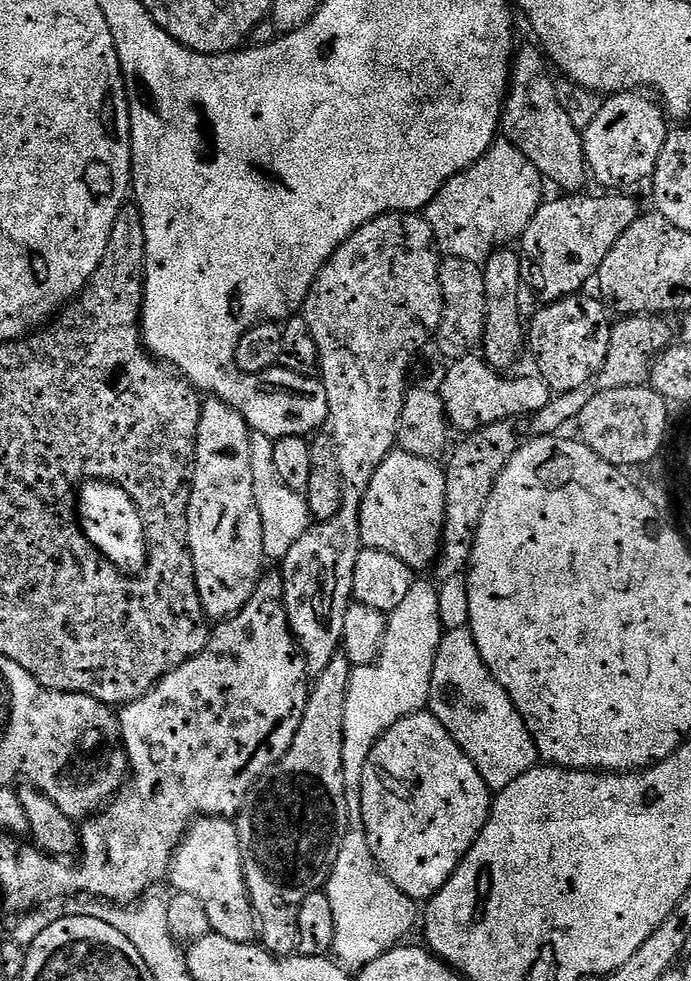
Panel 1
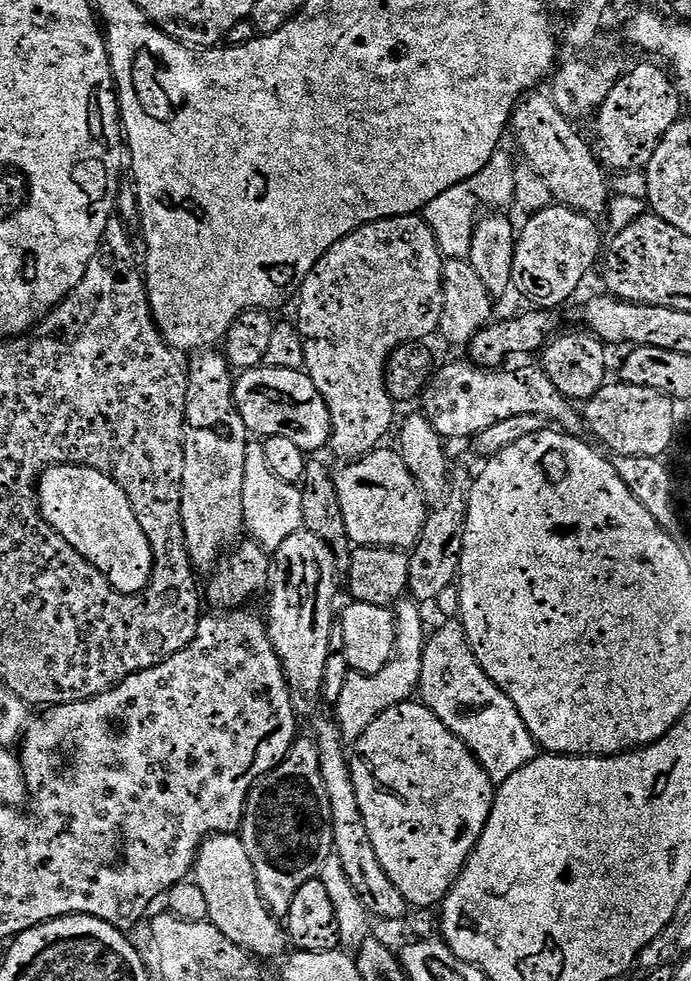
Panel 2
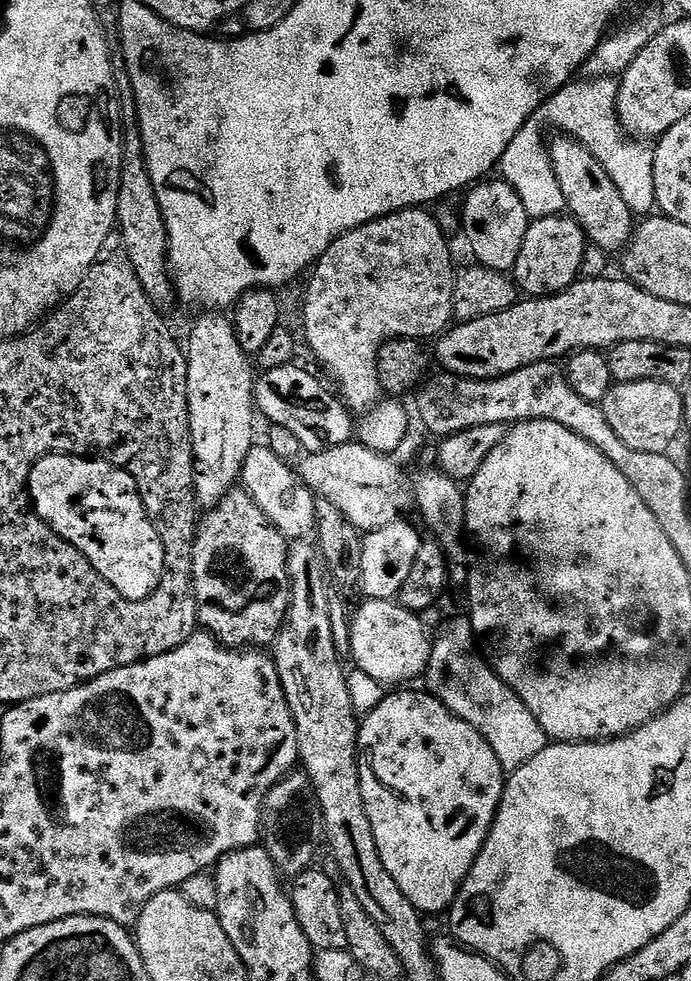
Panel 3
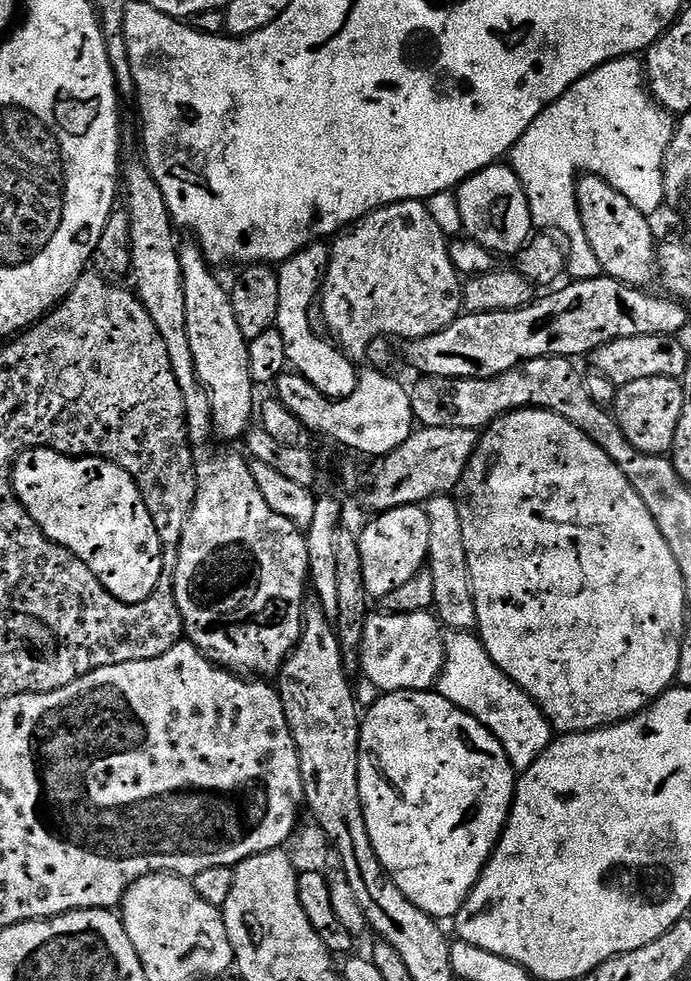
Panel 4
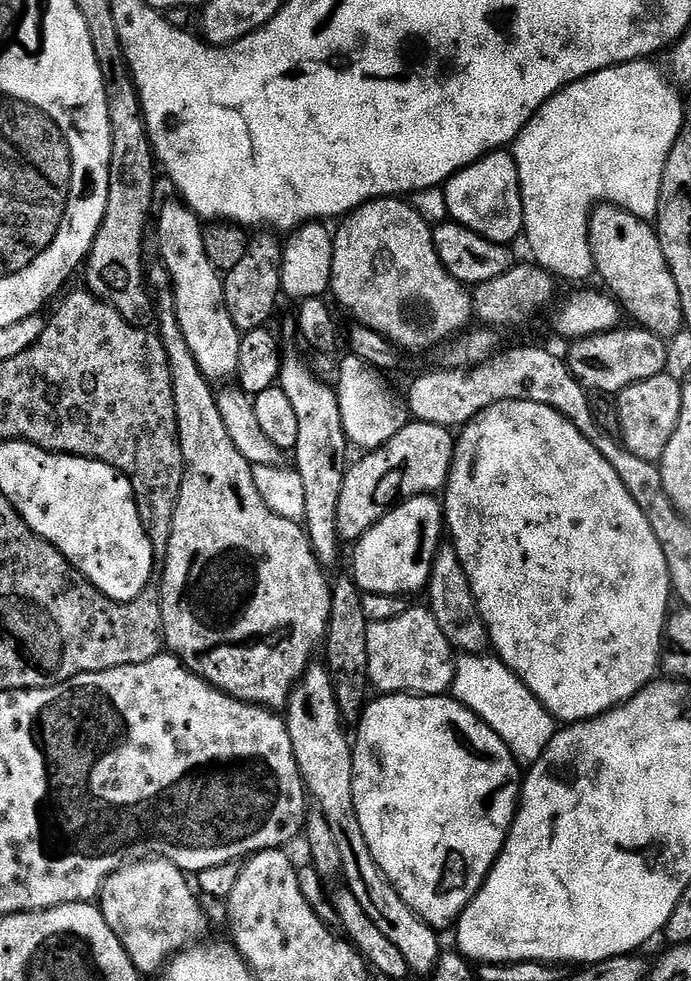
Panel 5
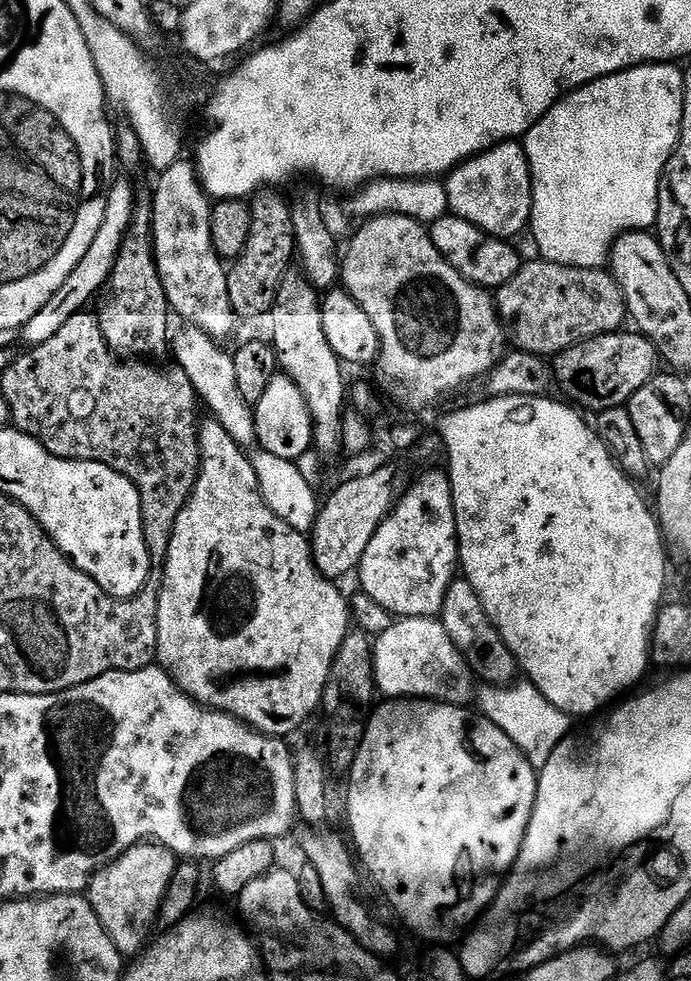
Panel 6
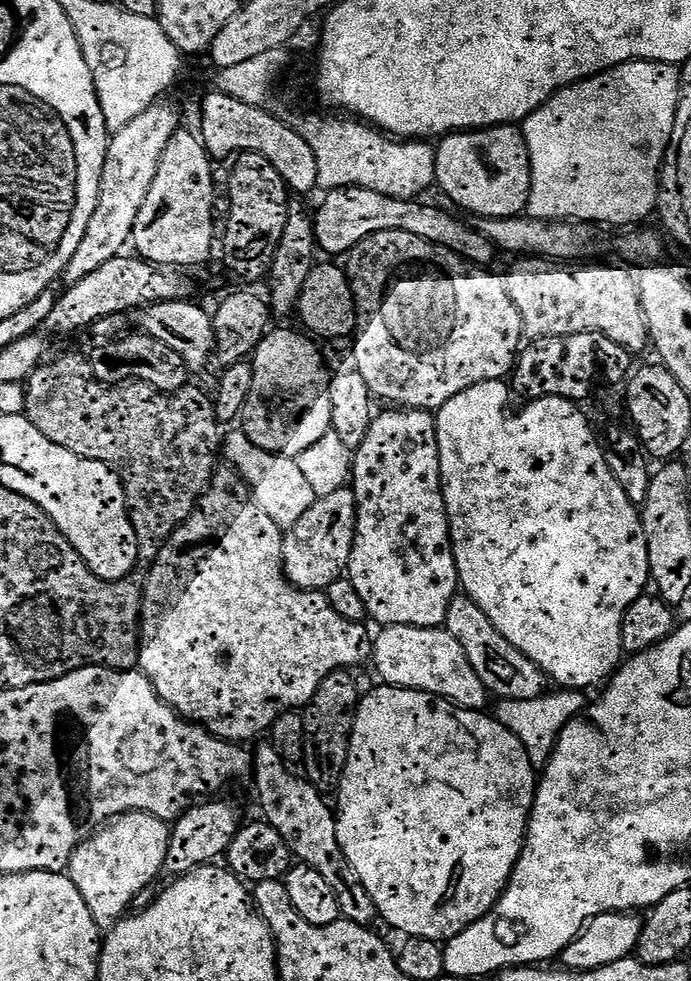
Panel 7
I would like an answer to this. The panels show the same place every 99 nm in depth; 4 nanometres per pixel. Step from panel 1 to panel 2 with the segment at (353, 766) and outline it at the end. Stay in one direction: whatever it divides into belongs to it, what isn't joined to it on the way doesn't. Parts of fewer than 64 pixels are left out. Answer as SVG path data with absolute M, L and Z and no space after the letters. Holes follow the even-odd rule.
M412 598L405 599L395 609L396 654L390 663L382 670L378 670L378 674L367 676L361 672L349 671L348 681L342 686L342 694L334 701L334 708L336 708L334 719L339 724L340 734L345 741L360 740L362 734L366 734L366 726L370 726L370 722L374 722L374 718L378 718L378 714L386 714L386 710L390 710L390 706L405 704L417 695L422 674L422 654L426 643L424 616L420 610L422 610L421 605Z

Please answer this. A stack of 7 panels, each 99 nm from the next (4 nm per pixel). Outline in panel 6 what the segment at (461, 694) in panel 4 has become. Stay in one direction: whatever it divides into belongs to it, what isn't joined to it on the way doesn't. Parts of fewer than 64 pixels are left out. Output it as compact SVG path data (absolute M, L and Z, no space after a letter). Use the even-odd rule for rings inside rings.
M513 682L510 684L485 683L485 688L475 693L475 703L479 711L494 726L498 726L522 750L522 754L534 766L542 765L554 750L554 746L568 735L570 731L570 717L567 712L558 710L530 683Z

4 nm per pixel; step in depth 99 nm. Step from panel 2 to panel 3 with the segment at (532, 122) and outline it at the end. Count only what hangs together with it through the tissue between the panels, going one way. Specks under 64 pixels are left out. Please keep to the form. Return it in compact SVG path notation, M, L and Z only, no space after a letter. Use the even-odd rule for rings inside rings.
M563 134L555 138L556 141L548 144L548 157L554 166L554 178L558 178L558 186L562 186L567 211L573 220L580 223L585 236L595 247L597 244L604 252L619 253L632 240L634 213L630 206L626 206L622 194L618 194L618 186L610 182L610 174L602 170L598 158L594 158L582 142Z

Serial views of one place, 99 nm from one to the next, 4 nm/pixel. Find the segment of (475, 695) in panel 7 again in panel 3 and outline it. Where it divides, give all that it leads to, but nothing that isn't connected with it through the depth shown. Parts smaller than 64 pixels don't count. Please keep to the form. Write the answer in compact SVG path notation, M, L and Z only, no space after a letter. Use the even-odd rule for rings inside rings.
M396 600L363 601L357 612L351 617L353 660L359 671L370 674L374 682L382 686L408 686L411 680L425 675L432 653L433 637L428 636L428 628L415 612L403 608Z

